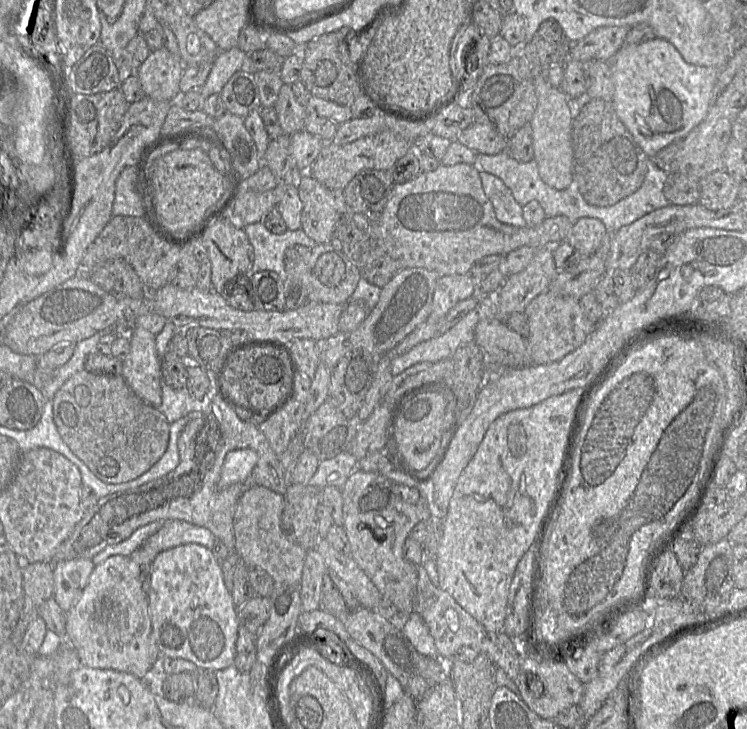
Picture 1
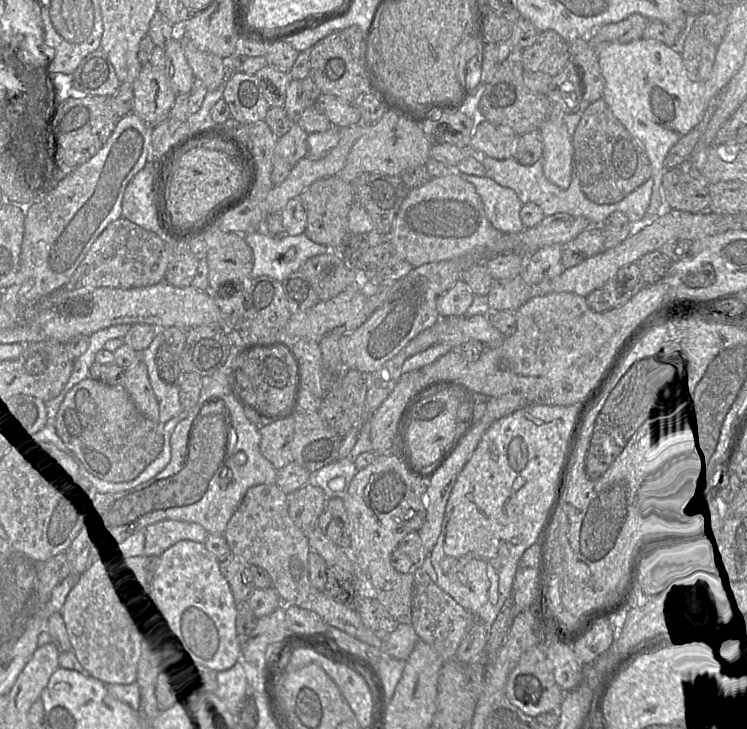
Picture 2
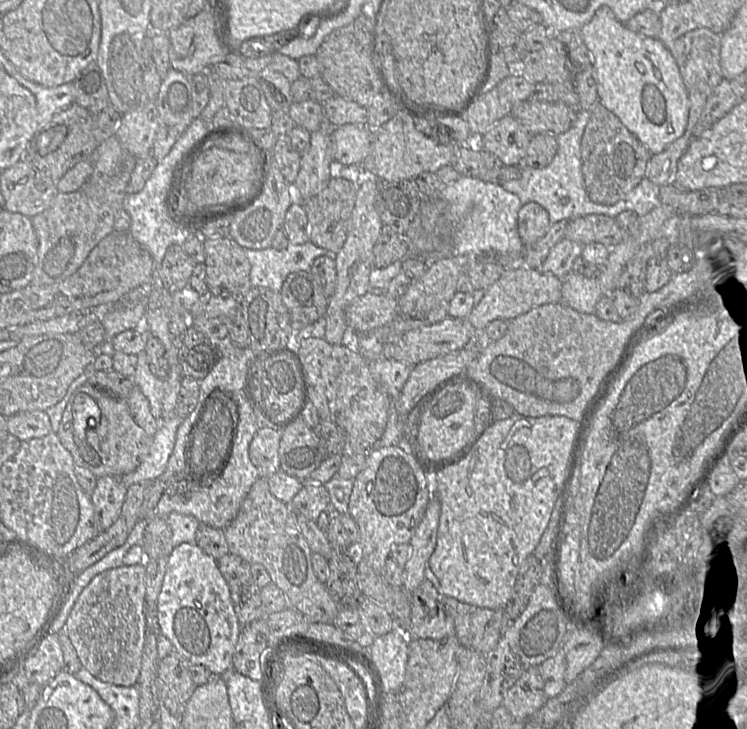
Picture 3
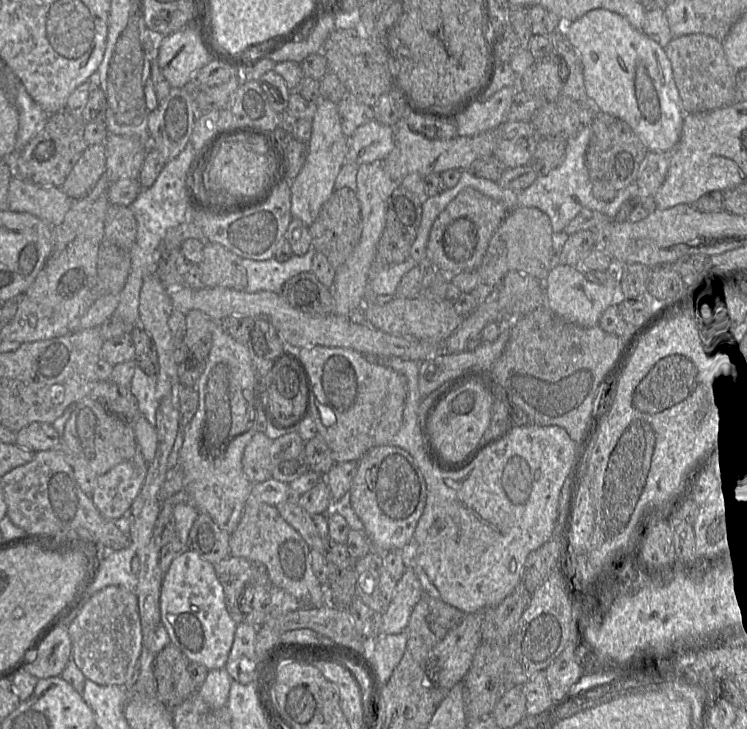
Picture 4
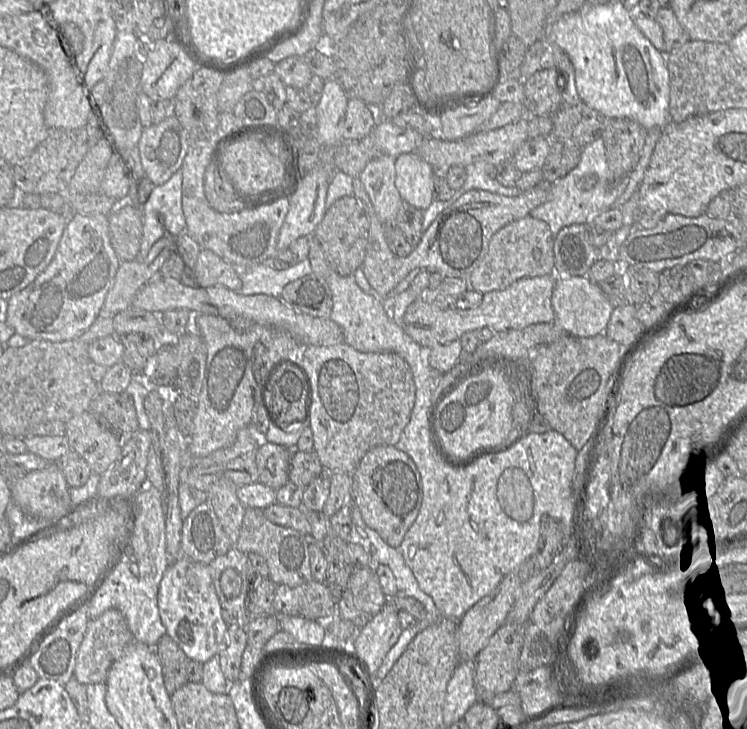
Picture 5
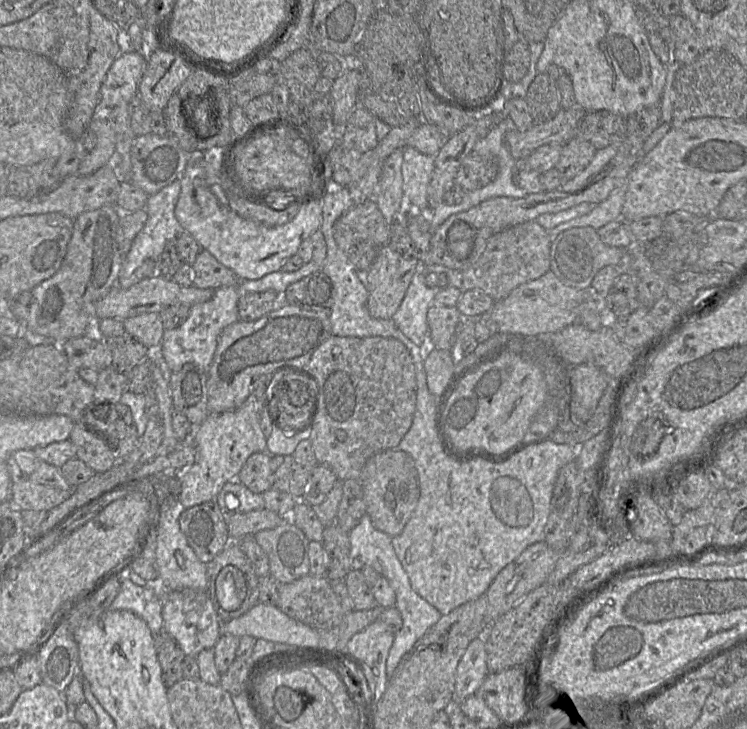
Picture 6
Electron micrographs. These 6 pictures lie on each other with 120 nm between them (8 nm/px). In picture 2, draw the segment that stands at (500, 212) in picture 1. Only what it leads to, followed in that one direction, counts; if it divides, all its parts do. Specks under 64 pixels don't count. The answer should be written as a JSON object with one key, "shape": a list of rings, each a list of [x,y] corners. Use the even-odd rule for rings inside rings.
{"shape":[[[459,174],[475,186],[483,202],[486,217],[497,230],[518,233],[525,229],[520,219],[523,204],[512,189],[499,185],[487,176]]]}

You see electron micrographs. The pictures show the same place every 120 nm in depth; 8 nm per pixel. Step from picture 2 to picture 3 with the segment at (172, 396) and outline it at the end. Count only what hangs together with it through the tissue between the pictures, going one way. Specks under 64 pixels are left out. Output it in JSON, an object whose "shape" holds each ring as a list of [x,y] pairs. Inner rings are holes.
{"shape":[[[145,350],[141,351],[137,355],[137,358],[138,363],[132,381],[147,397],[153,417],[160,421],[162,400],[165,392],[165,380],[158,378],[151,372]]]}

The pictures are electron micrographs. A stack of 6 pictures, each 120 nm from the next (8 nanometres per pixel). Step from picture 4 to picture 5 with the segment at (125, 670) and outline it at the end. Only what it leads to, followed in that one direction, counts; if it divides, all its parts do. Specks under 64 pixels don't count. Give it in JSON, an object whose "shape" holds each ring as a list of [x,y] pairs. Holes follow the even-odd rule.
{"shape":[[[108,609],[97,618],[90,619],[78,649],[73,676],[84,685],[105,682],[112,664],[122,656],[125,648],[133,641],[133,635],[119,610]]]}

